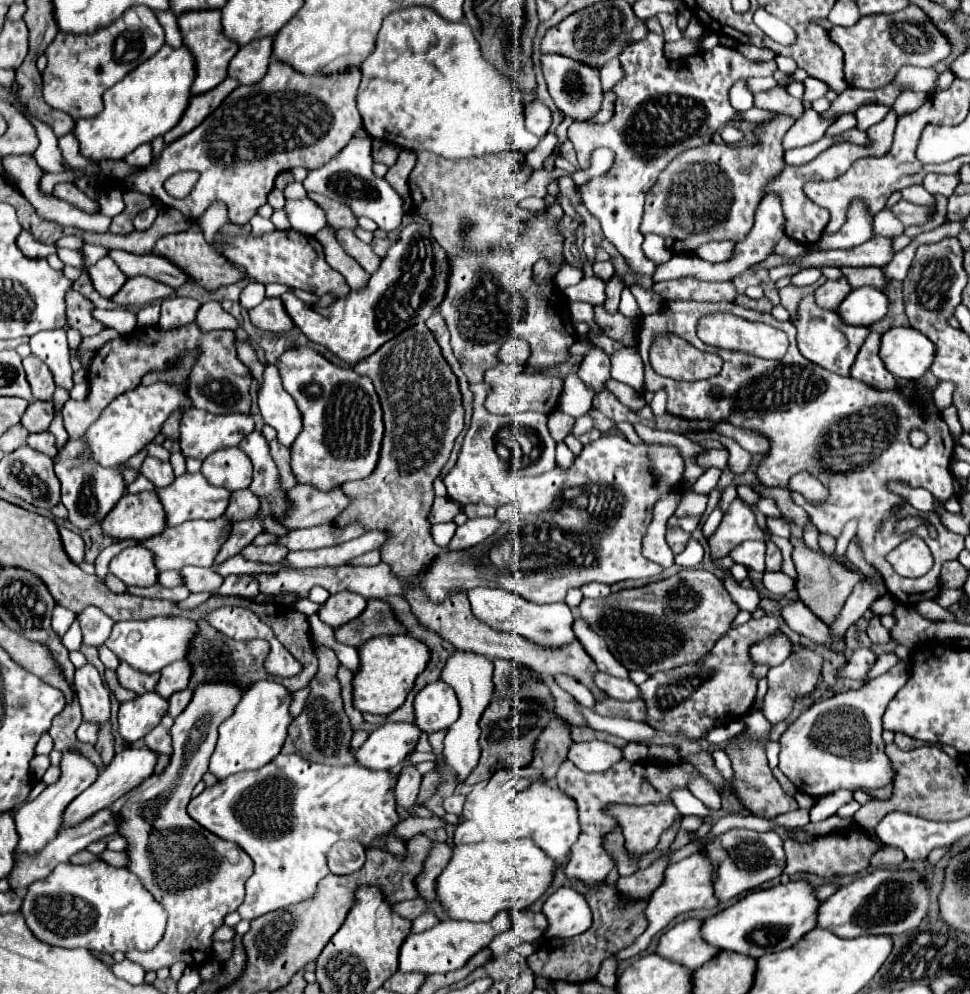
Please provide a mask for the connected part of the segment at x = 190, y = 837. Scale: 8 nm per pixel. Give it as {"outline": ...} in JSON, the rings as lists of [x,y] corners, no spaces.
{"outline":[[[202,683],[202,687],[198,687],[198,691],[194,691],[190,705],[176,717],[176,721],[172,725],[170,763],[166,765],[166,769],[160,775],[152,773],[146,779],[146,783],[150,783],[150,787],[164,787],[164,795],[160,791],[148,793],[148,815],[140,815],[140,813],[126,815],[126,811],[122,809],[122,799],[118,799],[116,803],[110,805],[110,811],[114,813],[114,819],[118,821],[118,833],[128,841],[128,847],[124,851],[128,855],[126,869],[132,871],[134,875],[138,875],[140,883],[152,893],[152,897],[168,913],[166,933],[164,933],[162,941],[158,943],[158,947],[154,947],[150,951],[126,953],[126,959],[138,963],[144,971],[158,971],[162,967],[172,967],[178,961],[192,965],[196,951],[202,951],[204,961],[206,961],[208,955],[212,953],[214,931],[220,925],[224,925],[224,917],[228,913],[236,911],[244,901],[244,883],[252,875],[252,867],[254,867],[252,859],[236,843],[224,841],[218,835],[206,831],[202,825],[198,825],[198,821],[194,821],[186,809],[190,803],[192,789],[196,787],[198,781],[202,781],[202,775],[208,771],[208,761],[210,761],[210,755],[212,755],[216,739],[218,739],[218,725],[232,715],[242,693],[244,691],[238,691],[238,687],[230,687],[230,683]]]}

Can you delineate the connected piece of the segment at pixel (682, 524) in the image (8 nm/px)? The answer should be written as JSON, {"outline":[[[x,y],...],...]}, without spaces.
{"outline":[[[697,515],[696,517],[671,517],[670,520],[674,520],[674,525],[677,527],[683,528],[686,532],[692,533],[699,525],[701,521],[701,515]]]}

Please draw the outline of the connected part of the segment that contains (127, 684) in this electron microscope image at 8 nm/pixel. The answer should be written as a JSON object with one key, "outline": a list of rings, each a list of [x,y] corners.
{"outline":[[[120,663],[120,667],[116,669],[118,673],[118,681],[124,689],[130,689],[138,695],[142,693],[148,693],[148,691],[154,691],[156,683],[158,683],[158,675],[160,673],[154,673],[154,675],[146,675],[146,673],[140,673],[140,671],[134,671],[130,665],[126,663]]]}

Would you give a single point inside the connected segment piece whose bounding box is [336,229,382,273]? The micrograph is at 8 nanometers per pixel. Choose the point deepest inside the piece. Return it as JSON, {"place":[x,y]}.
{"place":[363,253]}

